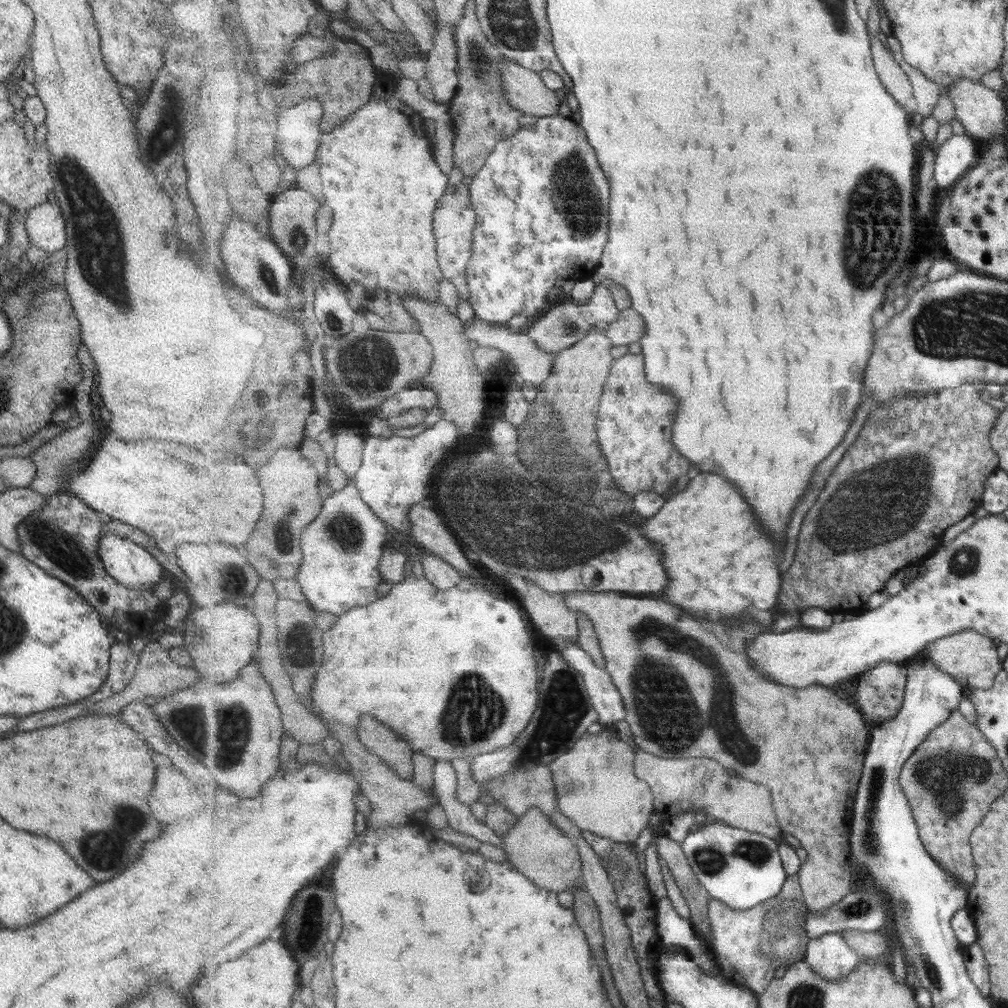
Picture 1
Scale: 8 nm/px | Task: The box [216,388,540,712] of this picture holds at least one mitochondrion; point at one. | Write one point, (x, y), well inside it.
(344, 529)

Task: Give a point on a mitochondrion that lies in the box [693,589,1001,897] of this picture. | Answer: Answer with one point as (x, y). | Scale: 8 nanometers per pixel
(945, 776)

